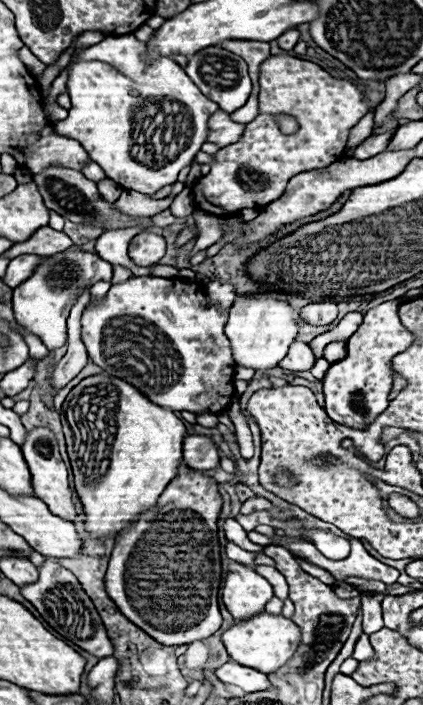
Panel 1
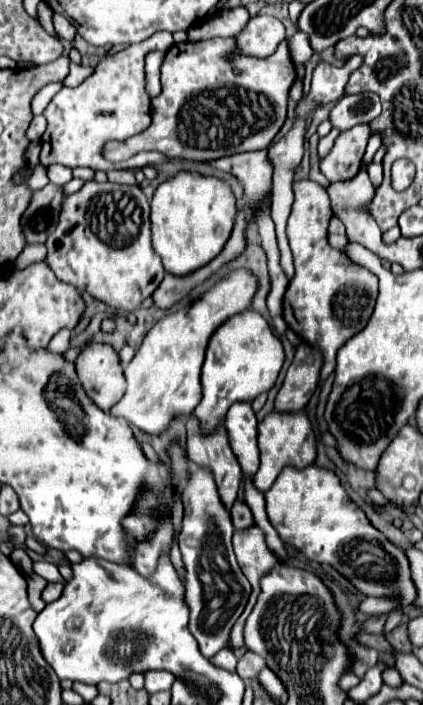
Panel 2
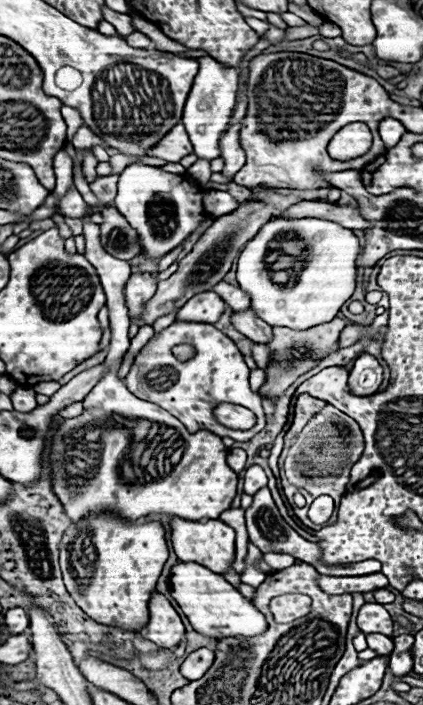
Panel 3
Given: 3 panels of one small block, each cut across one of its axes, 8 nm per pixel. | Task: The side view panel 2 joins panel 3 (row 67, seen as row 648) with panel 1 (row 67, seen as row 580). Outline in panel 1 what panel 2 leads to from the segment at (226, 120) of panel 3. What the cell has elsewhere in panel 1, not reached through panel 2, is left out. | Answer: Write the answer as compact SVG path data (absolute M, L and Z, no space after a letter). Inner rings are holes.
M208 46L208 48L196 52L194 56L190 56L188 66L184 70L192 78L192 82L202 90L202 94L206 94L212 102L216 102L228 114L242 108L252 92L248 64L238 54L232 54L218 46Z

